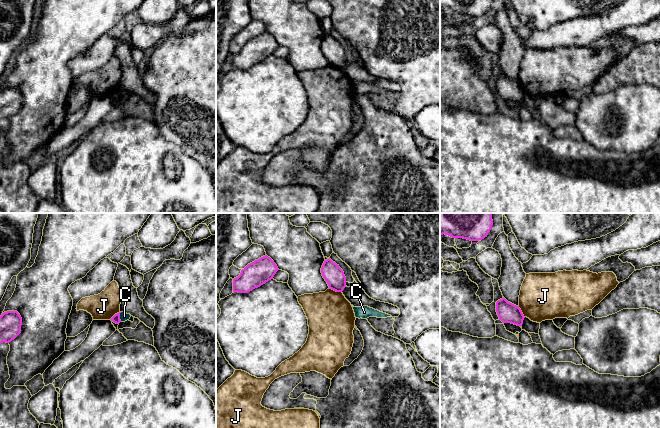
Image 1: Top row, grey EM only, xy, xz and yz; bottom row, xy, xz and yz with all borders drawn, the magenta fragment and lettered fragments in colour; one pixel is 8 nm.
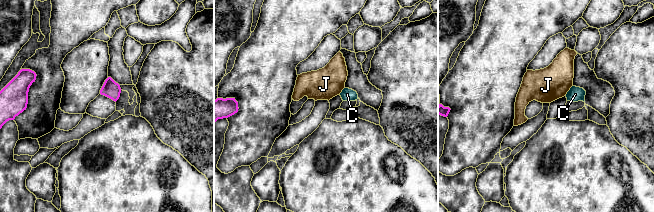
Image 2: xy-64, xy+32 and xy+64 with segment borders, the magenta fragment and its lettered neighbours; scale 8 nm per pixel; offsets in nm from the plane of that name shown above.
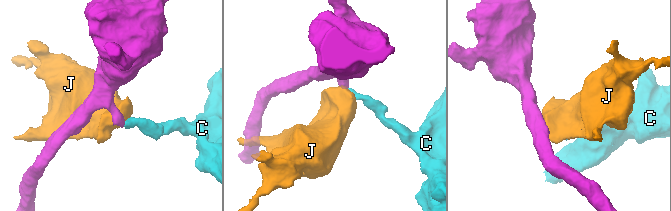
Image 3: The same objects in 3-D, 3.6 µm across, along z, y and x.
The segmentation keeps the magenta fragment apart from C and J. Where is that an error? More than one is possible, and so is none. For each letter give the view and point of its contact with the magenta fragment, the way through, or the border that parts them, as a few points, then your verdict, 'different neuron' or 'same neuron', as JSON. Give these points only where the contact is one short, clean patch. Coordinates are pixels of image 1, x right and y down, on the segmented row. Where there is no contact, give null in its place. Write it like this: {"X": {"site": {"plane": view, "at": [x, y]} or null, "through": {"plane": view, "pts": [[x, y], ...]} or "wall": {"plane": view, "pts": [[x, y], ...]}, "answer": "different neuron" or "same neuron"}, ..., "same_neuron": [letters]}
{"C": {"site": {"plane": "xy", "at": [119, 317]}, "wall": {"plane": "xy", "pts": [[121, 312], [120, 321]]}, "answer": "different neuron"}, "J": {"site": {"plane": "xz", "at": [335, 290]}, "wall": {"plane": "xz", "pts": [[329, 288], [341, 292]]}, "answer": "different neuron"}, "same_neuron": []}

